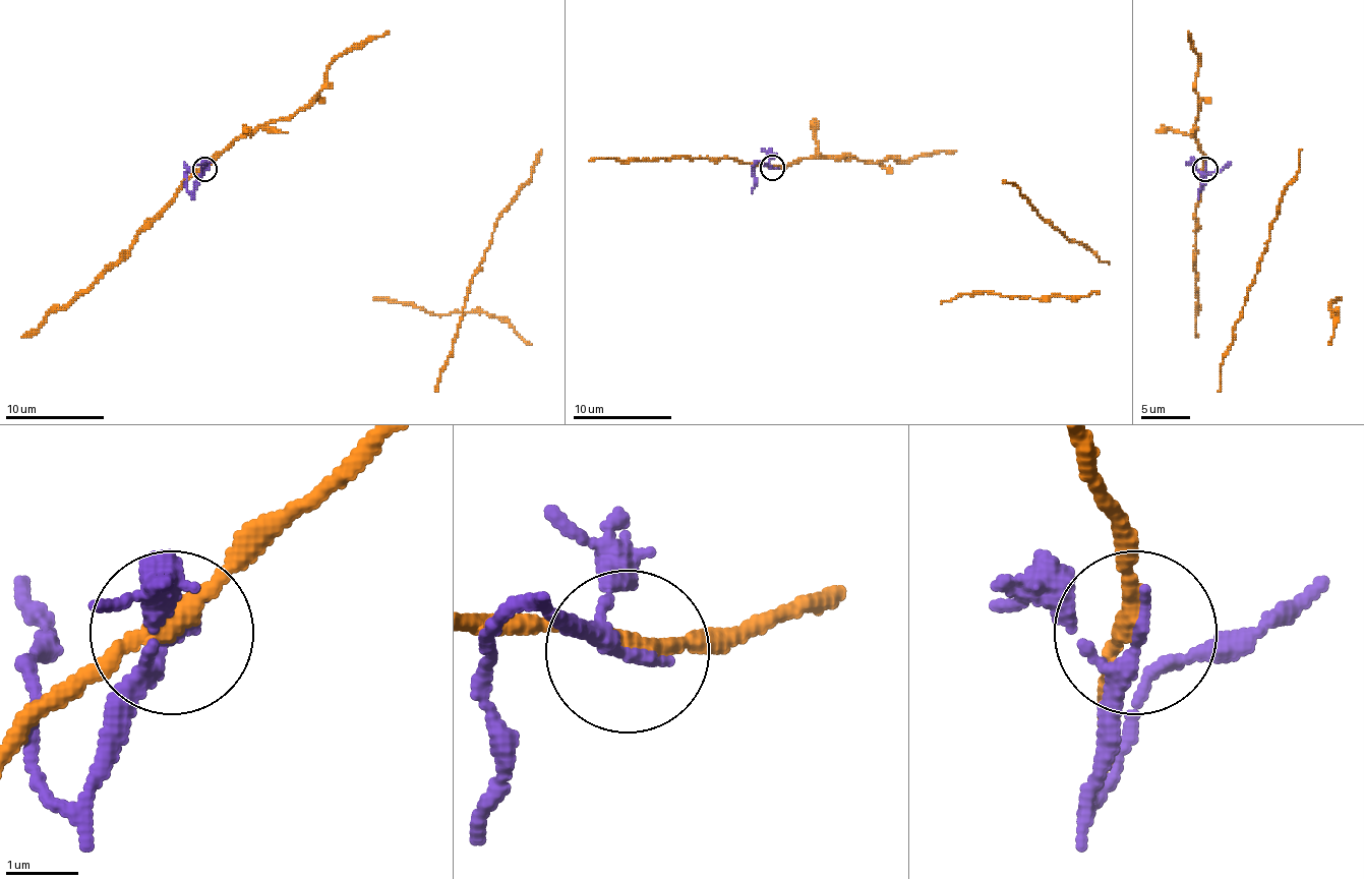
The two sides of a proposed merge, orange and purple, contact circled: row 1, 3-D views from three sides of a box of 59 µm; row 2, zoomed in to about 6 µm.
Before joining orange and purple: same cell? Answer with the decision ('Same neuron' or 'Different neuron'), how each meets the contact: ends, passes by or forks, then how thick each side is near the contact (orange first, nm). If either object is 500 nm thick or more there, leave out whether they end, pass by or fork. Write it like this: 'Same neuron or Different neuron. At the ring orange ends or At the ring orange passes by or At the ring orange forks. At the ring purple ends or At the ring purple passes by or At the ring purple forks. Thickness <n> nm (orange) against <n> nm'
Different neuron. At the ring orange passes by. At the ring purple passes by. Thickness 240 nm (orange) against 200 nm

